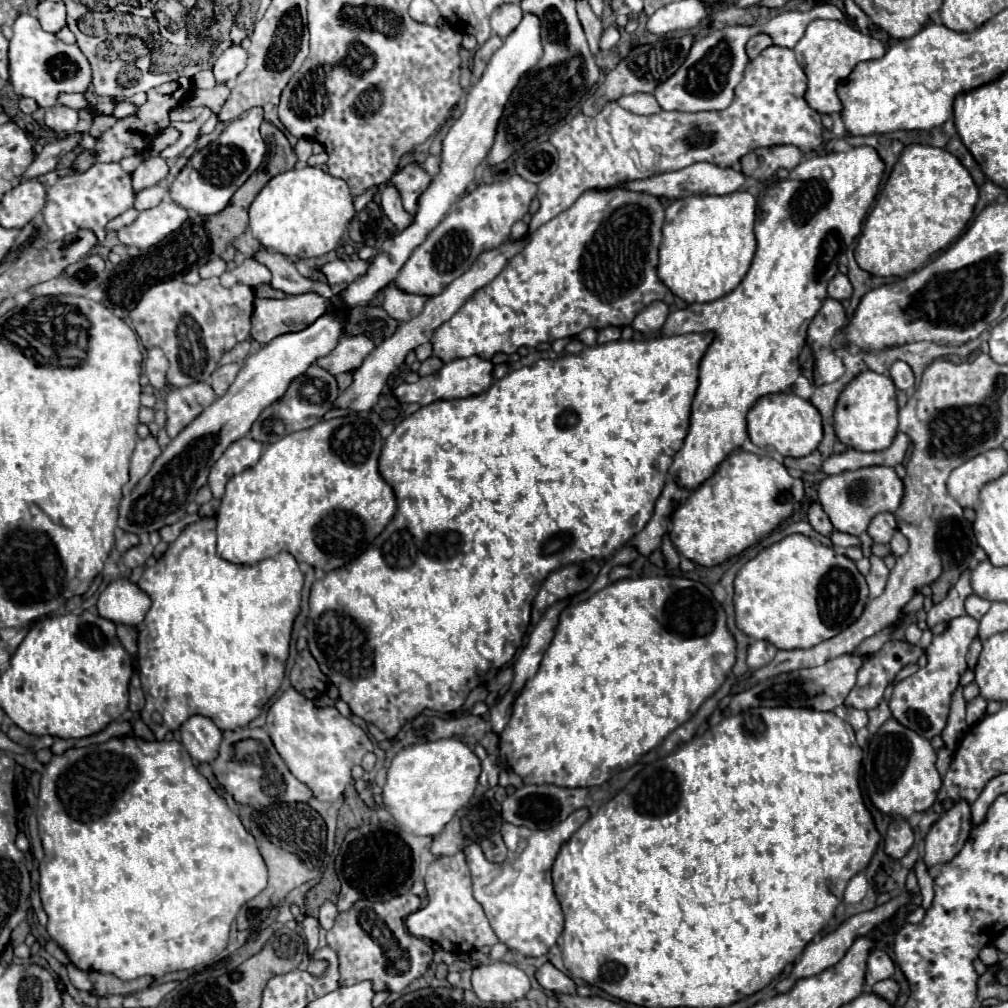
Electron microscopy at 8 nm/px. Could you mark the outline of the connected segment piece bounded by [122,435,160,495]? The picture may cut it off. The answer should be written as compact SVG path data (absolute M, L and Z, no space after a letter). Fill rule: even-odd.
M148 435L148 437L136 441L136 449L134 449L134 455L132 455L132 461L130 461L130 481L122 489L124 495L130 495L134 485L150 471L154 459L158 455L160 455L160 445L156 443L154 435Z

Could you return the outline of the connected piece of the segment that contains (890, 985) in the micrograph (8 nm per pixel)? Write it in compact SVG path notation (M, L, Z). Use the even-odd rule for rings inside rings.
M884 979L884 981L878 981L878 983L872 987L872 991L874 991L876 995L884 997L884 999L890 1001L890 1003L896 1003L898 993L900 993L900 987L898 987L898 983L896 983L894 979Z

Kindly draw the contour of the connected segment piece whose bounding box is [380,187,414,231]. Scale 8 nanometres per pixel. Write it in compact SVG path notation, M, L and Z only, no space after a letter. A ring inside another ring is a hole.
M384 187L382 189L382 201L380 201L386 217L396 225L398 231L404 231L414 223L414 217L402 207L402 199L394 187Z

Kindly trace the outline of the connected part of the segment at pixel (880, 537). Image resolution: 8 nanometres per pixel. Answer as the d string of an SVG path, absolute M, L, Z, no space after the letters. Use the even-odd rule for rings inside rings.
M880 513L872 519L872 523L868 525L868 535L876 541L876 543L890 543L892 535L896 531L896 519L892 513Z

